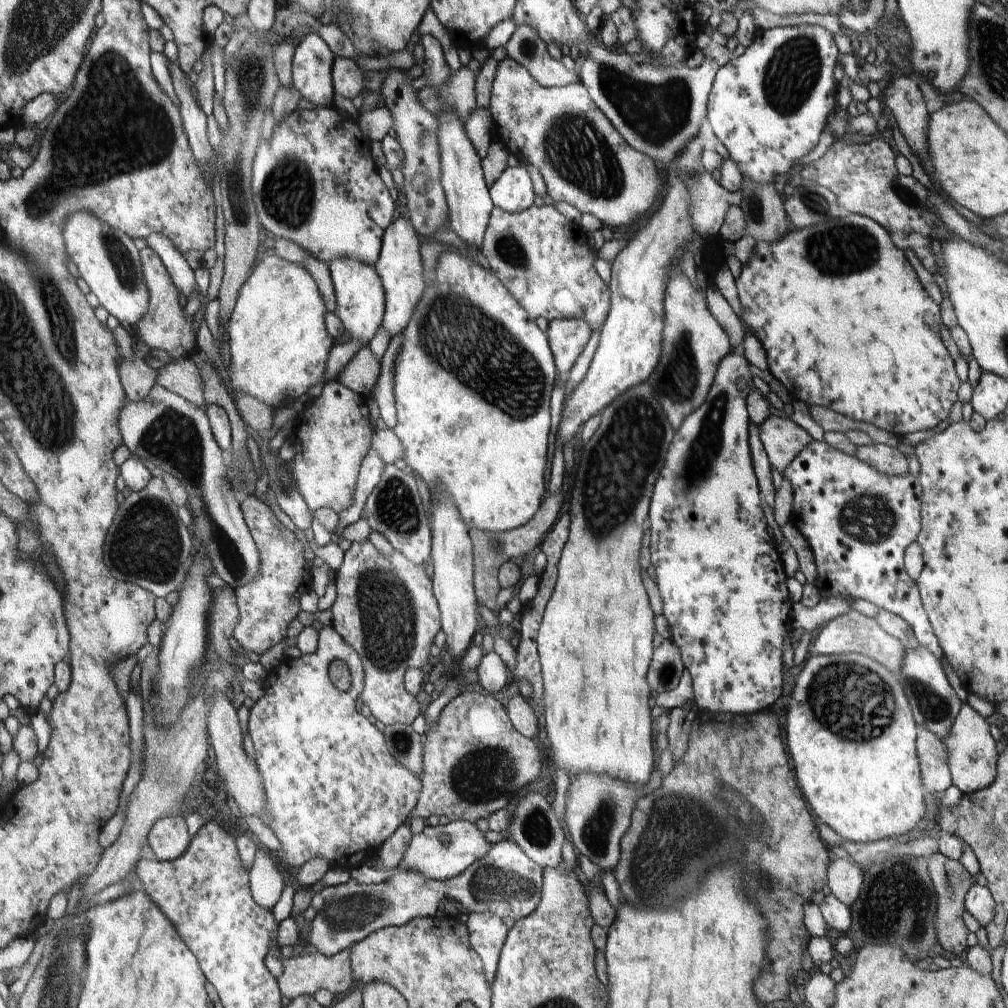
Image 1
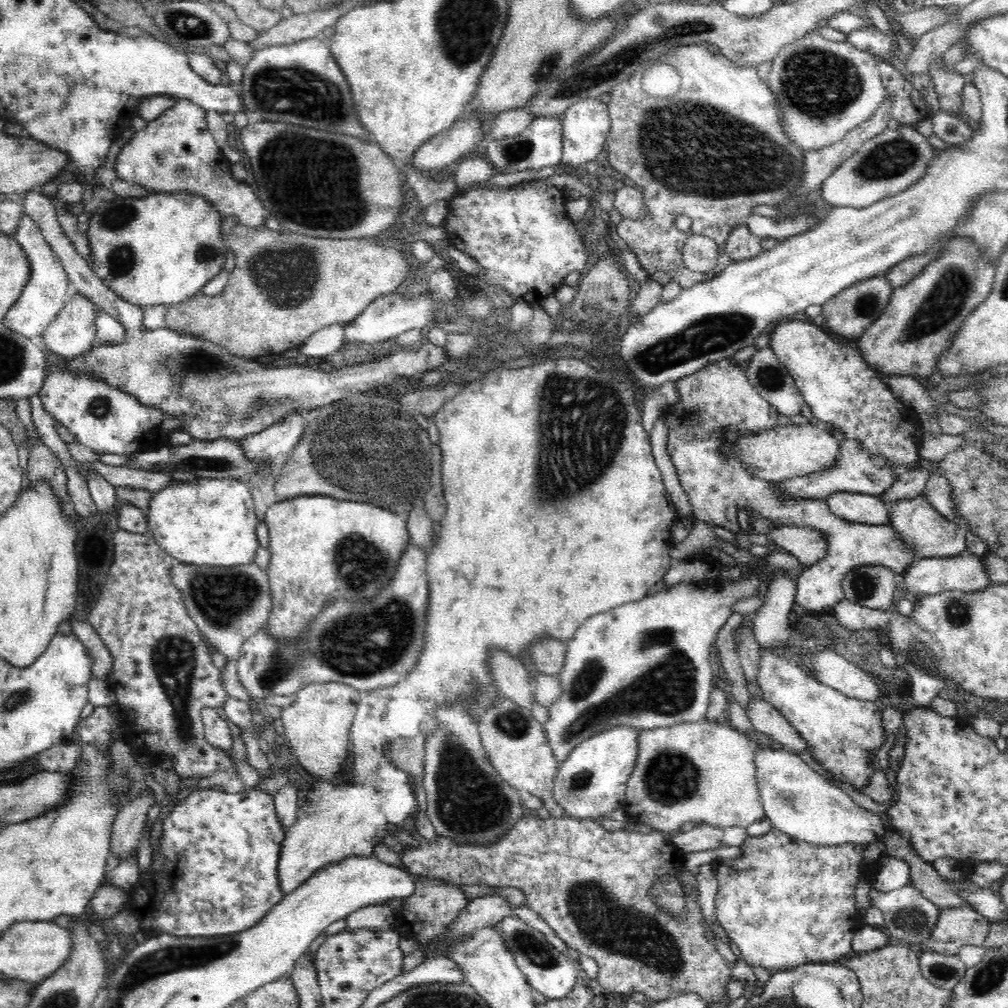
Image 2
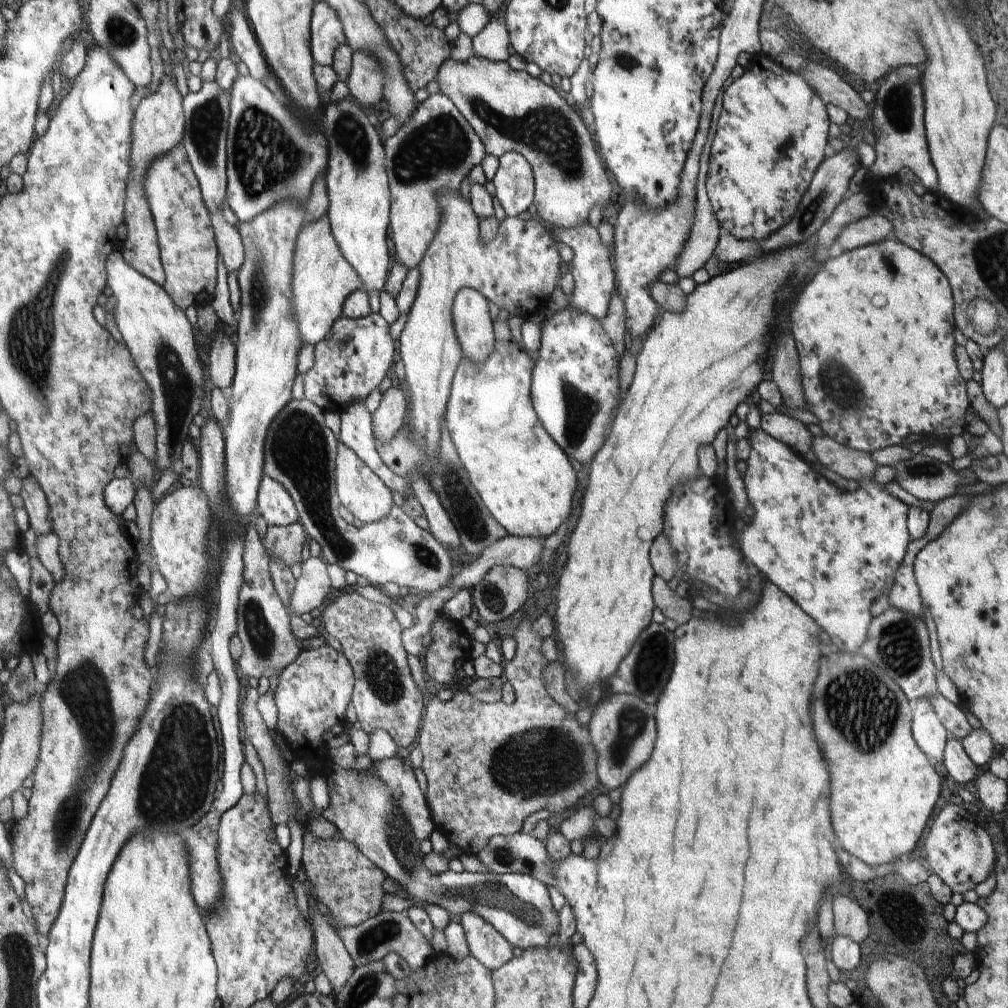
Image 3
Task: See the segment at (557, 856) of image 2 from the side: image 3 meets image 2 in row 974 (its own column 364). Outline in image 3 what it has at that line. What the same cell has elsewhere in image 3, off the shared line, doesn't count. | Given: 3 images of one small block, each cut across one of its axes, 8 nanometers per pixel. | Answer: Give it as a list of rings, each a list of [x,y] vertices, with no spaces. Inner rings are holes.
[[[346,589],[331,596],[320,619],[323,633],[340,641],[342,653],[352,667],[355,683],[351,701],[361,729],[368,735],[378,729],[385,730],[398,747],[410,746],[421,727],[424,698],[412,678],[408,654],[402,644],[403,630],[392,610],[365,599],[354,589]]]

